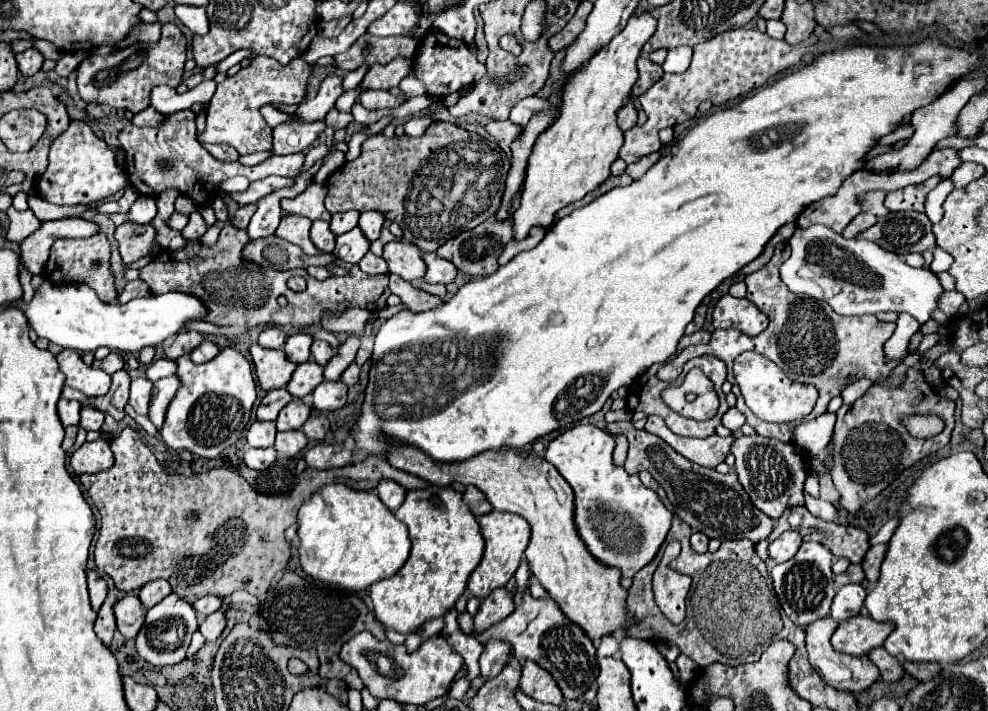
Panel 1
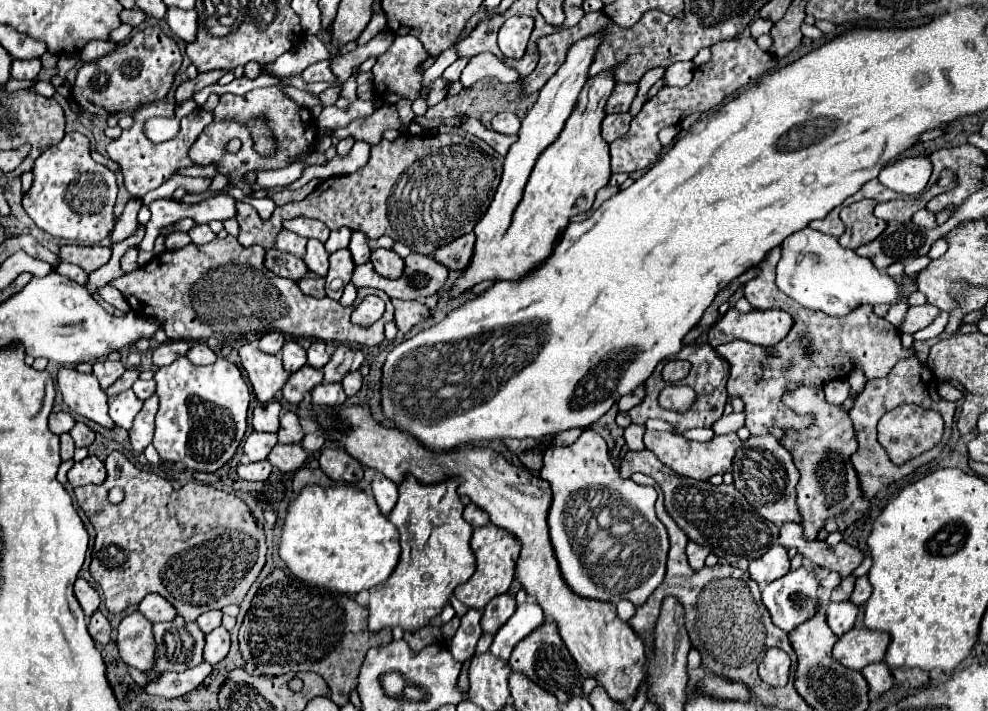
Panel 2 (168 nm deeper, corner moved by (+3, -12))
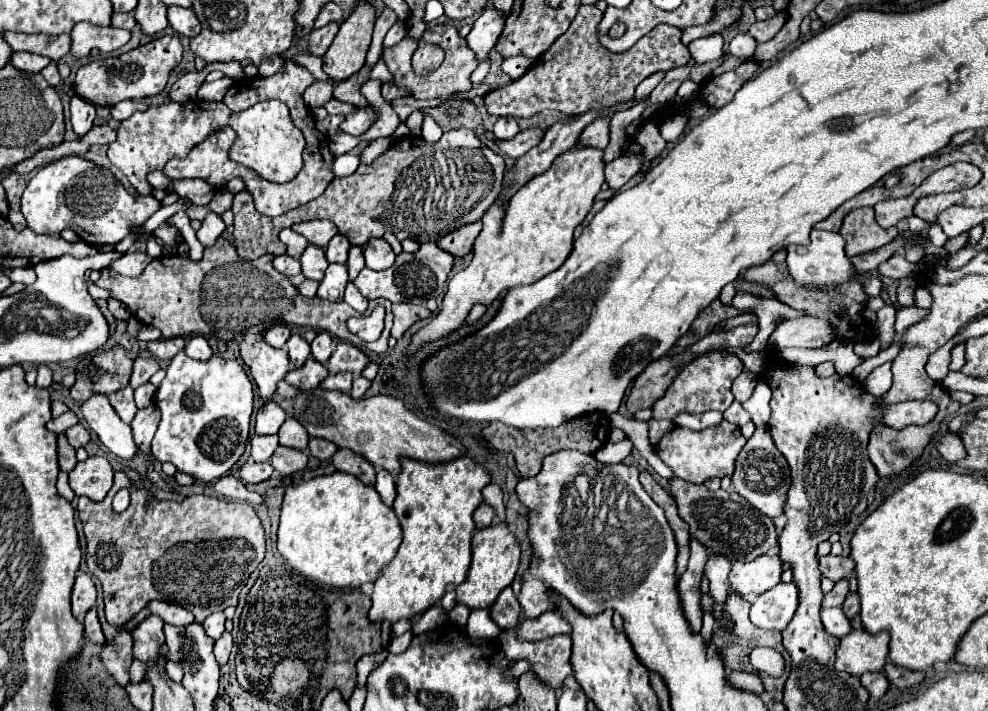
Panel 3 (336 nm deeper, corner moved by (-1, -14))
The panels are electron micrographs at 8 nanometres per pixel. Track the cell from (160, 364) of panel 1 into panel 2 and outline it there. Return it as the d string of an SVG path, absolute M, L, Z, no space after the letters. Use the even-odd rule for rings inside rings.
M137 379L135 383L133 383L133 391L135 391L135 395L139 397L139 399L149 399L153 393L155 393L155 381L153 379L149 379L149 381L143 381L143 379Z

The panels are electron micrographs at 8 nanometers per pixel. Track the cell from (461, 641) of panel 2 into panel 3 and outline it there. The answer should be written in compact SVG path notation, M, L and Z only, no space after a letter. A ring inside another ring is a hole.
M473 609L469 615L469 621L465 625L465 633L471 639L497 639L501 629L491 619L489 609Z

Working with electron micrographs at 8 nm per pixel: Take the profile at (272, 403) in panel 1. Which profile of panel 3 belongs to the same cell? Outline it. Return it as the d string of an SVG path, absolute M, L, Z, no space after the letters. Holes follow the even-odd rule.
M267 401L257 413L255 431L257 435L275 435L279 427L285 423L285 419L287 419L285 411L275 401Z

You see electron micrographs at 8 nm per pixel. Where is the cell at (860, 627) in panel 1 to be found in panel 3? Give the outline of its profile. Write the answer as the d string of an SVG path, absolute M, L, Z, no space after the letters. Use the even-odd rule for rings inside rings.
M855 629L839 639L835 669L849 675L861 677L867 671L881 671L887 659L889 633L867 633L865 629Z

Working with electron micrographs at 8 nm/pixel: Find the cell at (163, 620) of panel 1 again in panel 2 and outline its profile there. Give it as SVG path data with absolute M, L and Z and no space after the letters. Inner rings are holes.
M177 615L169 623L153 625L153 633L157 643L153 669L143 673L129 668L129 673L137 685L145 687L151 675L161 675L163 671L185 671L203 661L205 635L195 623L187 623L181 615Z

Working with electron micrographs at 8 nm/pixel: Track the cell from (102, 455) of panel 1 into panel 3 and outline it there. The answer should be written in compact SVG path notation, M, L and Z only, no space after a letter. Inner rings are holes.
M89 457L77 463L69 473L69 485L77 497L89 497L91 501L101 501L113 485L113 469L103 457Z

